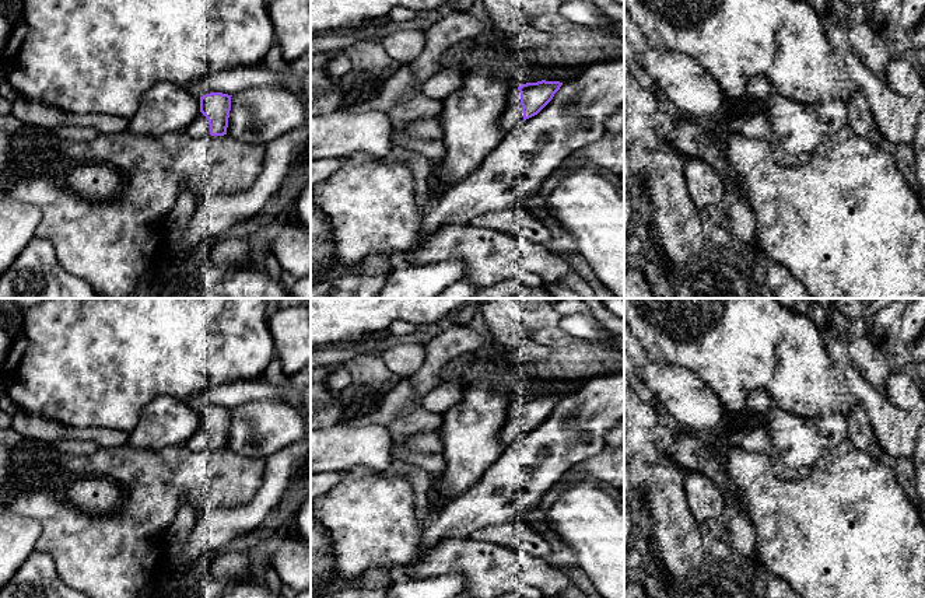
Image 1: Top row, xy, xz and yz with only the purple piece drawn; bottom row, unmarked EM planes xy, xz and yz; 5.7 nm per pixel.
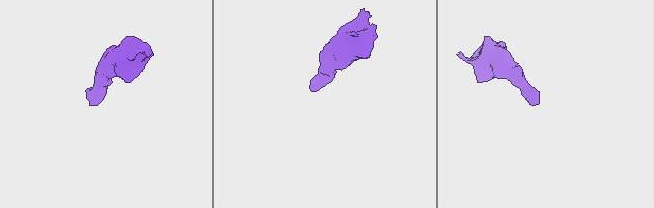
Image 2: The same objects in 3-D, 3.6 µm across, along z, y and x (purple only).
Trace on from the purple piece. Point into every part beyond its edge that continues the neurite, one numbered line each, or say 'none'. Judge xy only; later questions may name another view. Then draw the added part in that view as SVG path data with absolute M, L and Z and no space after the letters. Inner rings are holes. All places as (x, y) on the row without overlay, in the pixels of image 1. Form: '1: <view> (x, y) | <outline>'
1: xy (199, 441) | M200 426L195 434L185 443L192 451L210 450L210 438L207 431Z

